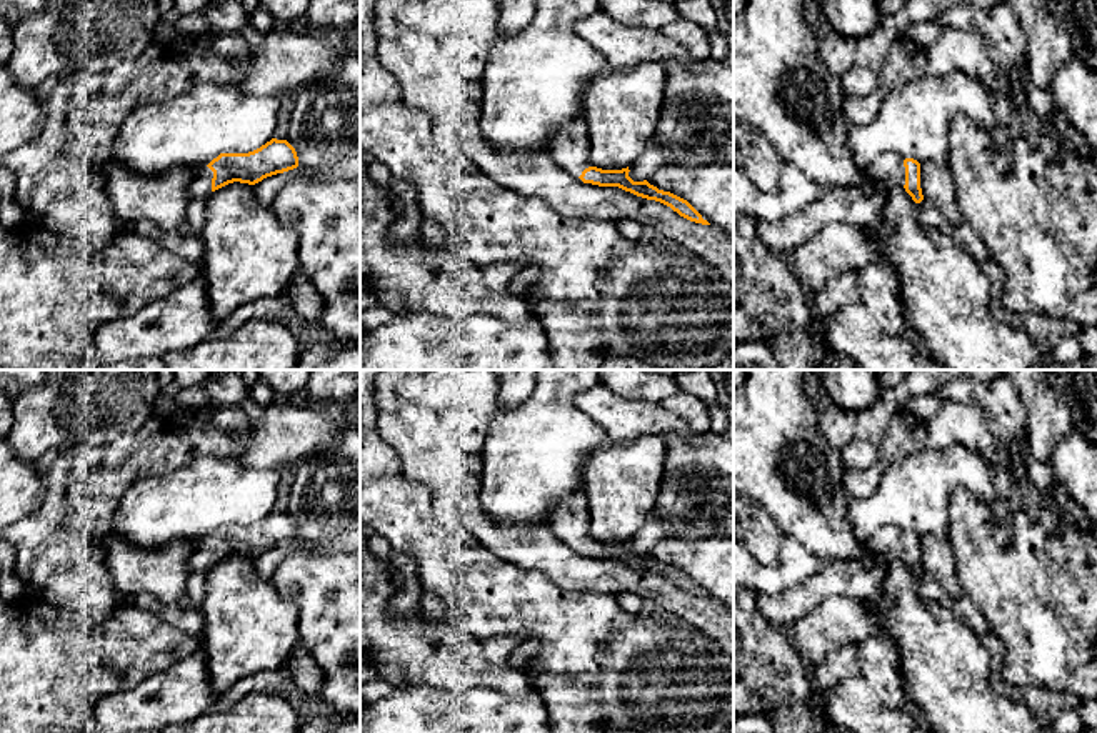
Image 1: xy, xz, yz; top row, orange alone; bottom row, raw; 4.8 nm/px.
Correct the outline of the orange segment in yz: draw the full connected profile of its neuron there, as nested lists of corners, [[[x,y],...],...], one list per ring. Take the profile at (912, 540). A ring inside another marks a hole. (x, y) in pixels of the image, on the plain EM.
[[[884,526],[867,543],[865,560],[827,563],[800,585],[775,595],[760,593],[757,610],[775,630],[789,630],[827,598],[870,601],[879,596],[887,568],[895,560],[904,560],[915,576],[924,573],[920,536],[899,526]]]

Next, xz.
[[[580,486],[570,498],[557,505],[547,516],[545,526],[565,545],[579,550],[584,556],[599,560],[619,560],[637,570],[660,575],[677,585],[680,590],[710,598],[702,588],[684,571],[659,563],[647,553],[634,555],[629,550],[629,540],[622,543],[602,543],[590,538],[590,508],[587,503],[587,493]]]

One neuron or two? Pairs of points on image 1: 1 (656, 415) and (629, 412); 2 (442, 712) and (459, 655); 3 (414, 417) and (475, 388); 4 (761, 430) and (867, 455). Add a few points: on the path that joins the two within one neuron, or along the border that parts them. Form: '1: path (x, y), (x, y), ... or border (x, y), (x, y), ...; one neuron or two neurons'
1: path (649, 415), (636, 415); one neuron
2: border (410, 685), (487, 688); two neurons
3: border (402, 400), (429, 408), (454, 438); two neurons
4: border (839, 450), (844, 470); two neurons

